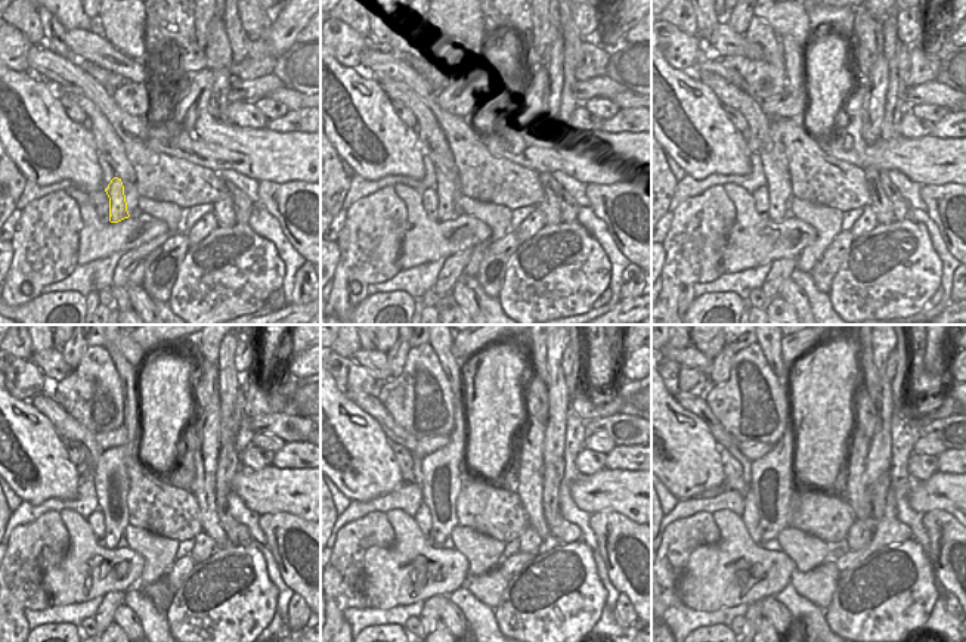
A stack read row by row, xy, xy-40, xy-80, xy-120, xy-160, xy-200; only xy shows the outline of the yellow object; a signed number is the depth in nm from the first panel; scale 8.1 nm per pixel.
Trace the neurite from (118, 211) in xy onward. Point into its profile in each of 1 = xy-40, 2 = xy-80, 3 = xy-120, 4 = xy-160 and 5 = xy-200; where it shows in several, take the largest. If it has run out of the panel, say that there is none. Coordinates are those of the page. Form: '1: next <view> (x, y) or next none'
1: next xy-40 (446, 186)
2: next xy-80 (774, 163)
3: next xy-120 (111, 483)
4: next xy-160 (440, 486)
5: next xy-200 (771, 475)

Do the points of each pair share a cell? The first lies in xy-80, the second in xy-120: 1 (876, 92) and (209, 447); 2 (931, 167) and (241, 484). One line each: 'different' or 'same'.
1: same
2: same

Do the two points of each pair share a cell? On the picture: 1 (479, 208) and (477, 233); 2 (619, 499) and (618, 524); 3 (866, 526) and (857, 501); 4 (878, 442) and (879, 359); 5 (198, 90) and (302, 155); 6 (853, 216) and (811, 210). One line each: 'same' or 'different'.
1: different
2: different
3: different
4: same
5: same
6: different

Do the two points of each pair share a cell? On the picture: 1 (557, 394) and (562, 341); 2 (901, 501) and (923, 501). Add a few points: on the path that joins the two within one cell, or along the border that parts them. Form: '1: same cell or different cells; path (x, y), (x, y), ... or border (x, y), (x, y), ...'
1: same cell; path (554, 381), (554, 354)
2: different cells; border (913, 480), (910, 505), (922, 514)

